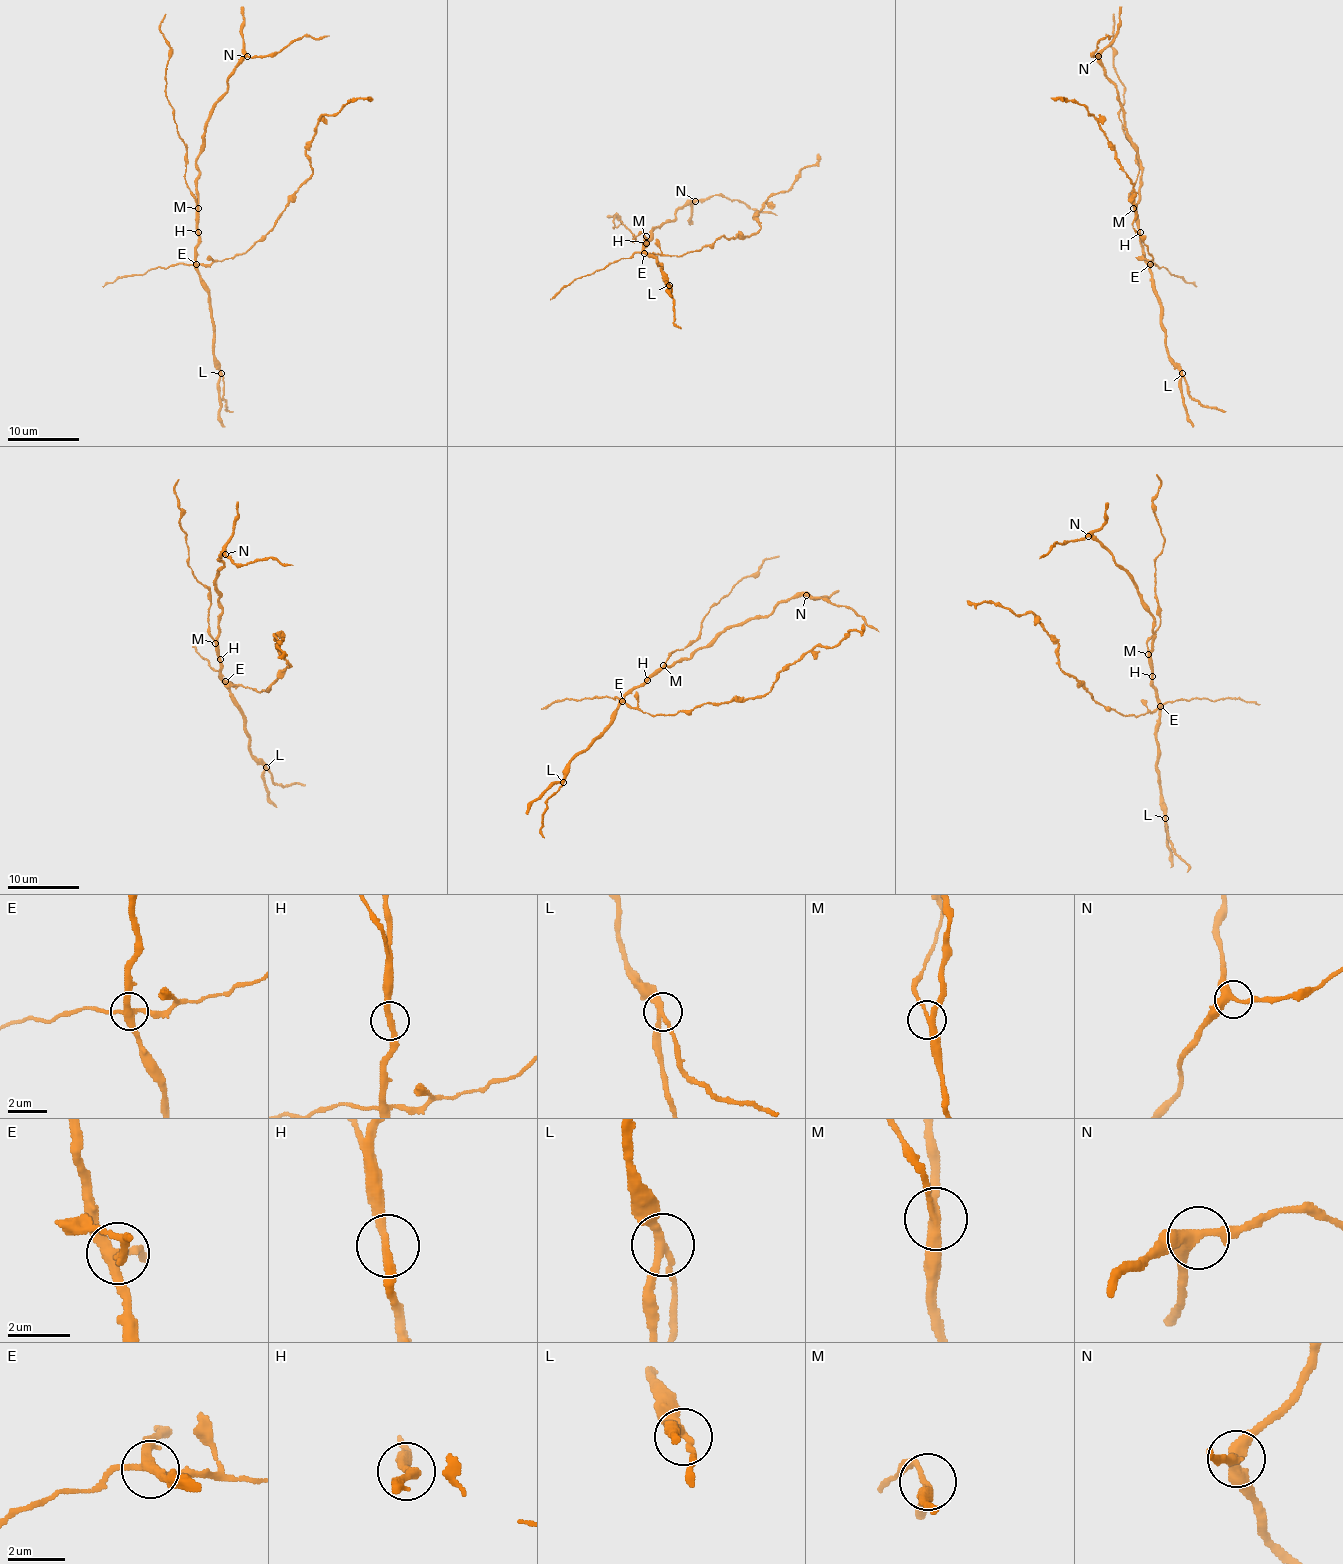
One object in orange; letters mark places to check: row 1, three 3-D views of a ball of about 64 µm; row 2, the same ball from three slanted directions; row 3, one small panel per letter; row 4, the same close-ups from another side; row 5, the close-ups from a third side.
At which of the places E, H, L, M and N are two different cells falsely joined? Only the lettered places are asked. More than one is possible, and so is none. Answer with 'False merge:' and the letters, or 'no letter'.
False merge: E, L, M

